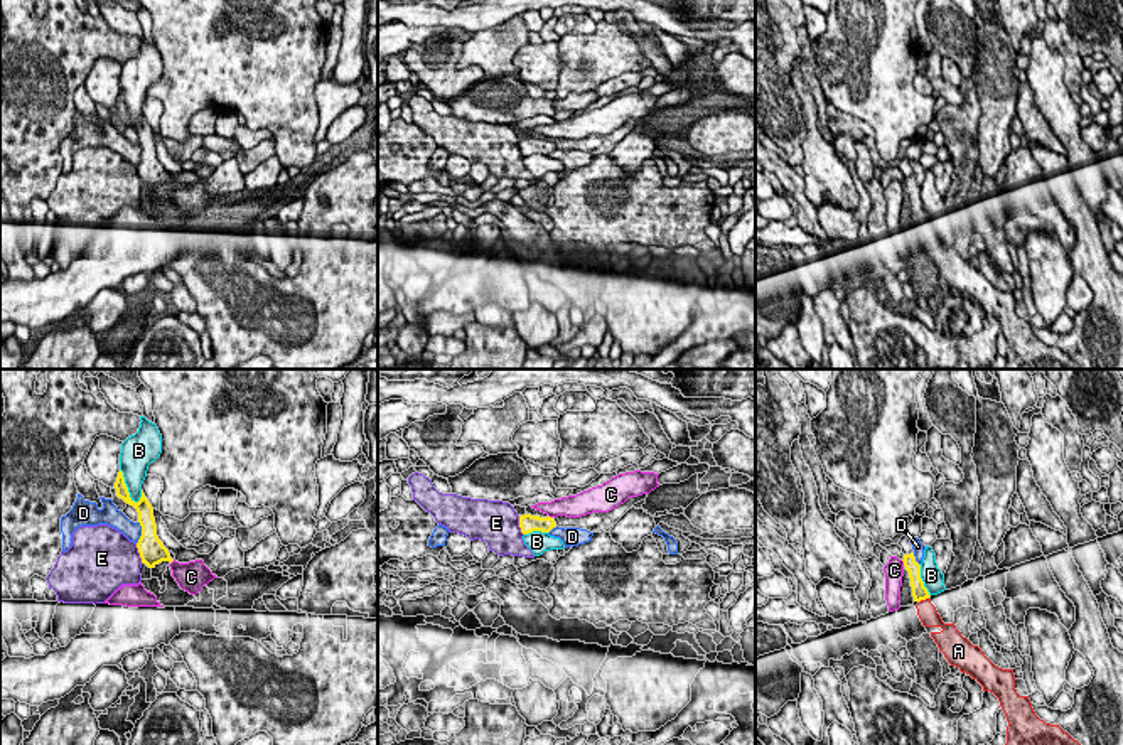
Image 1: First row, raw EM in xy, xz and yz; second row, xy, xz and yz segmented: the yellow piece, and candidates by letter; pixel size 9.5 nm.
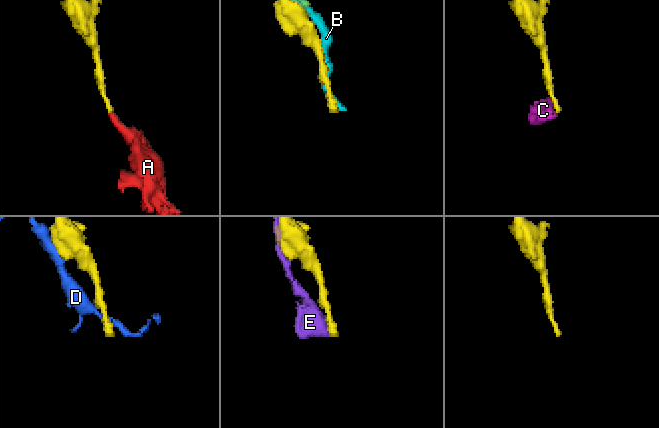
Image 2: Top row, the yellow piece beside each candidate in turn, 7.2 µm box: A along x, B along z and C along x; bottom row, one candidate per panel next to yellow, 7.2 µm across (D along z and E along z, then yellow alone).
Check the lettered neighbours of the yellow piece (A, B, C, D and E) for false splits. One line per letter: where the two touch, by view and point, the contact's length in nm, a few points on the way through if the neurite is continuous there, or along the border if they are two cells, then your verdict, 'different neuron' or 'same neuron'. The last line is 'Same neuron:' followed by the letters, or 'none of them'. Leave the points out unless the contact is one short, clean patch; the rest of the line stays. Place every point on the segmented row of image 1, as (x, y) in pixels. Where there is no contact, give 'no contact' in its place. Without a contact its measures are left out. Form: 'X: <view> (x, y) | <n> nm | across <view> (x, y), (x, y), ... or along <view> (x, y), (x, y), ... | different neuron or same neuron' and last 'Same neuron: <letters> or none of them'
A: yz (923, 599) | 110 nm | across yz (919, 592), (923, 599), (928, 614) | same neuron
B: xy (125, 486) | 380 nm | different neuron
C: yz (904, 563) | 70 nm | along yz (901, 560), (904, 565) | different neuron
D: xy (142, 533) | 220 nm | different neuron
E: xy (140, 553) | 200 nm | different neuron
Same neuron: A

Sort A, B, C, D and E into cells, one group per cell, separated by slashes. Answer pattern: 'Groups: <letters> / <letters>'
Groups: A / B / C / D / E

